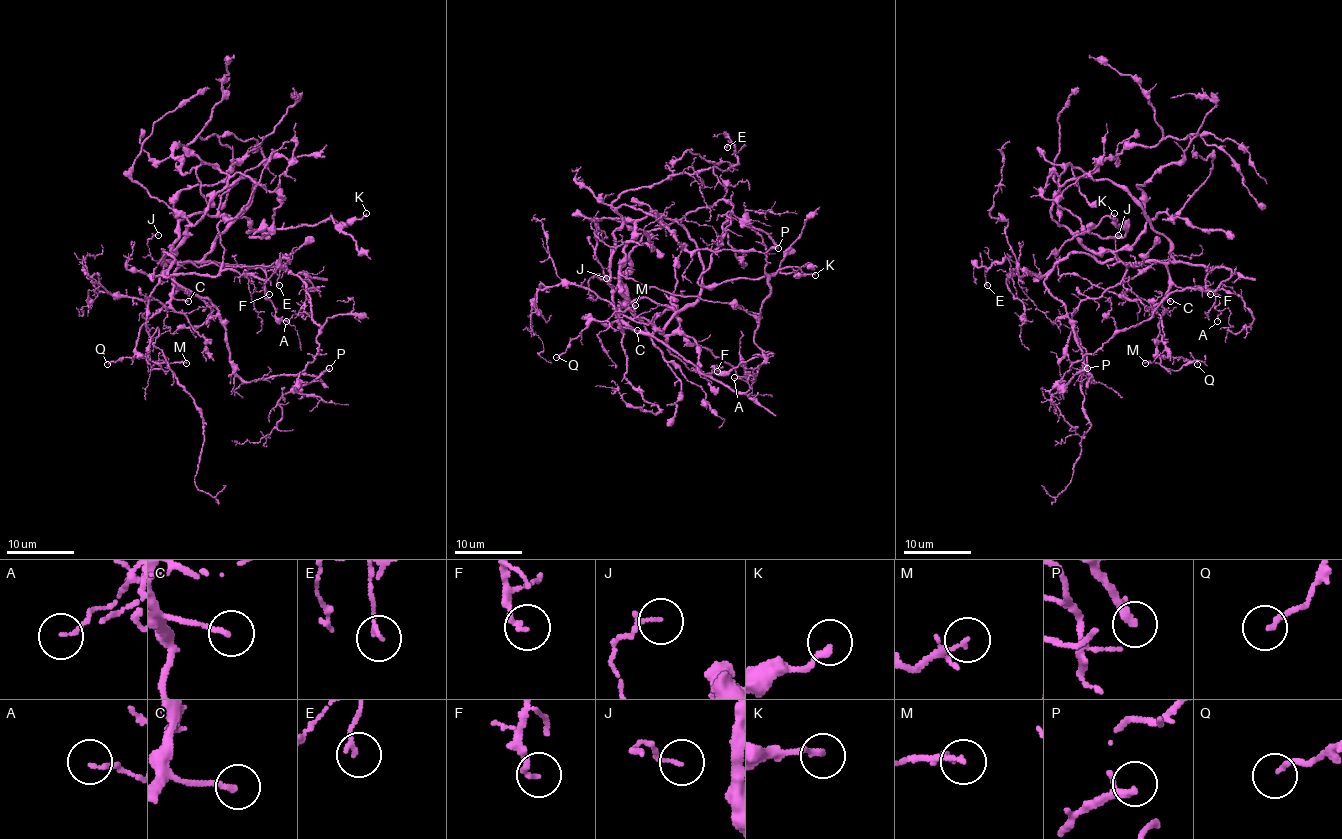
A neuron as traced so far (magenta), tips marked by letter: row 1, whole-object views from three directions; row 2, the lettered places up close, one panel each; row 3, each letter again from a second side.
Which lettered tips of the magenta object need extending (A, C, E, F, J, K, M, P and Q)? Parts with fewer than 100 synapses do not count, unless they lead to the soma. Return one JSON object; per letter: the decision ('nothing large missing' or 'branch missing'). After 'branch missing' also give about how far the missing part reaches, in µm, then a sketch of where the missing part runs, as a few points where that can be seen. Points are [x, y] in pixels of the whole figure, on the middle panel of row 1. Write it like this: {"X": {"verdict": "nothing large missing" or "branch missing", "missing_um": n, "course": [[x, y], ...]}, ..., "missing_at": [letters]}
{"A": {"verdict": "nothing large missing"}, "C": {"verdict": "nothing large missing"}, "E": {"verdict": "nothing large missing"}, "F": {"verdict": "nothing large missing"}, "J": {"verdict": "nothing large missing"}, "K": {"verdict": "nothing large missing"}, "M": {"verdict": "nothing large missing"}, "P": {"verdict": "nothing large missing"}, "Q": {"verdict": "nothing large missing"}, "missing_at": []}

